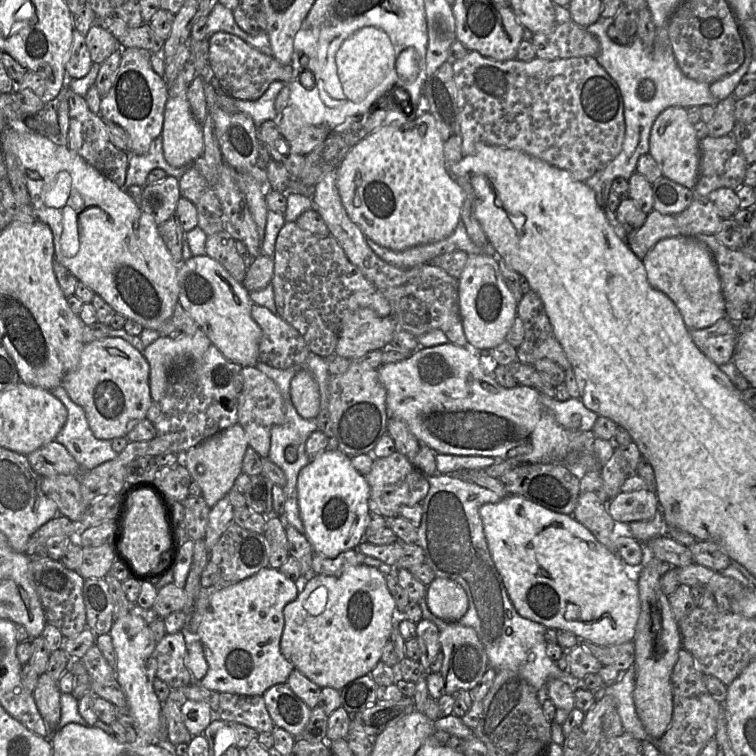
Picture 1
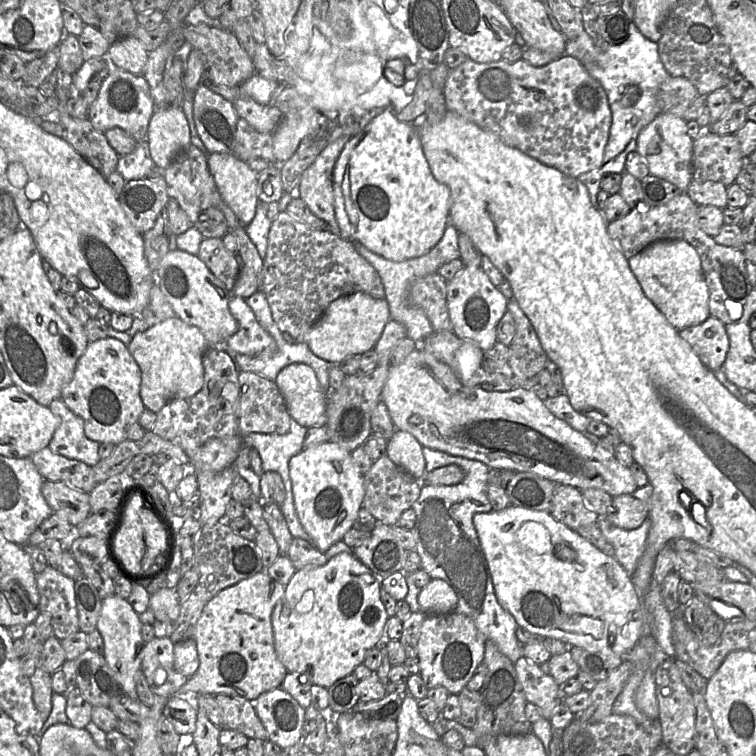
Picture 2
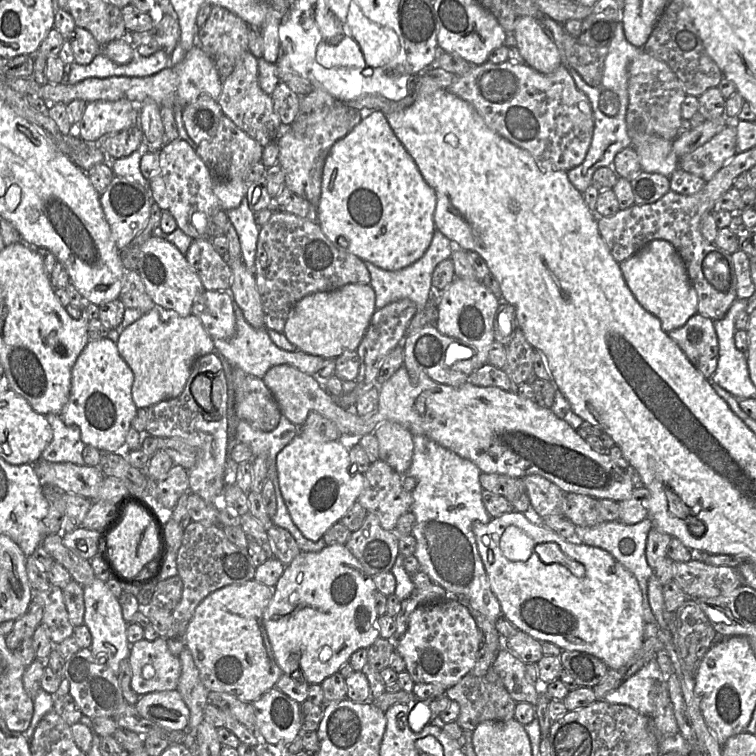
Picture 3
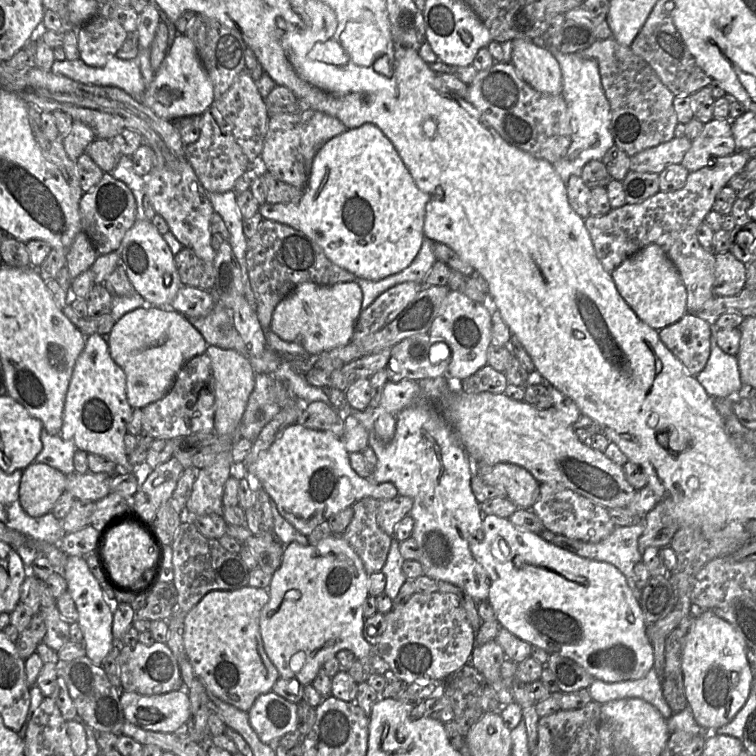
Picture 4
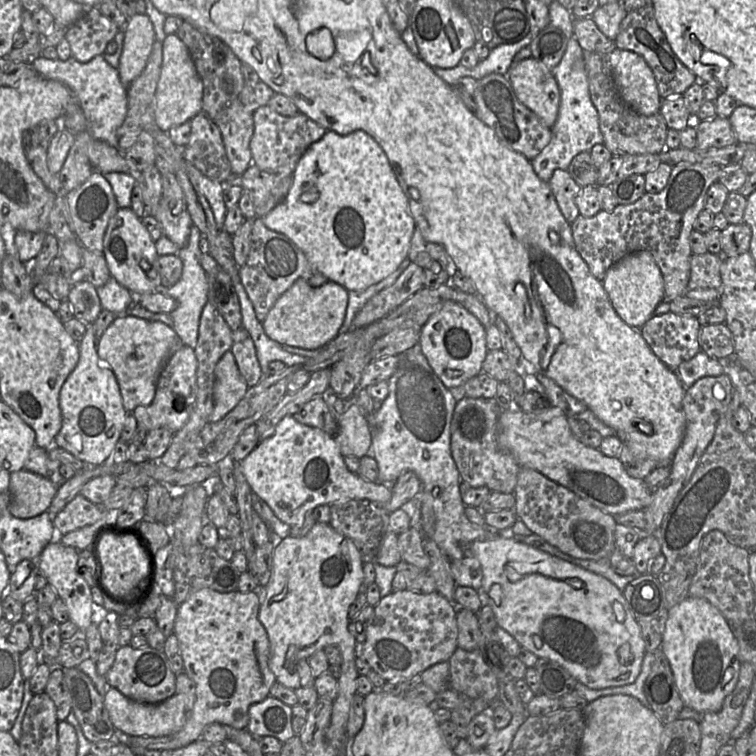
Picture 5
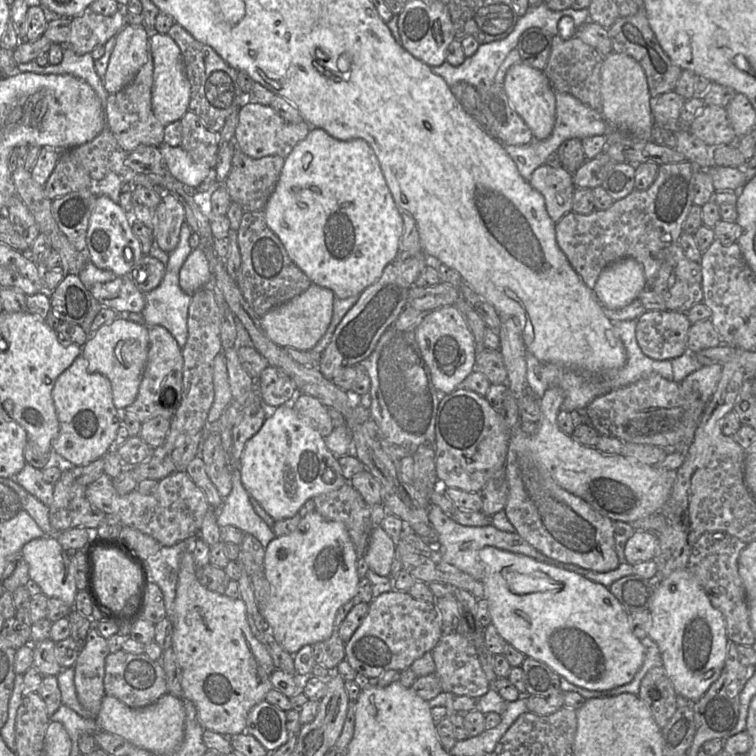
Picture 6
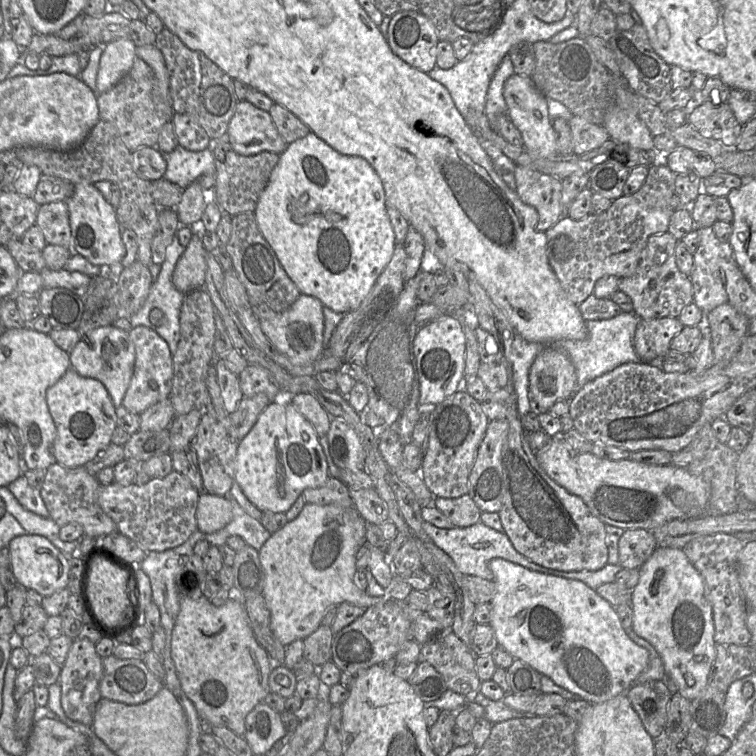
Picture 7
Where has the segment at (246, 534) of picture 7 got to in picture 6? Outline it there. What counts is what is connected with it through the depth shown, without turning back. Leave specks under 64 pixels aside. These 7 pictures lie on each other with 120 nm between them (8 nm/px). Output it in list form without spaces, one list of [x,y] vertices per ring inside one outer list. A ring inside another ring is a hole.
[[[235,460],[235,468],[232,477],[232,489],[229,495],[223,499],[223,503],[220,508],[214,508],[217,510],[217,523],[220,527],[226,525],[235,526],[244,533],[249,533],[256,537],[261,542],[261,544],[266,547],[276,536],[272,531],[272,528],[270,528],[254,511],[253,506],[249,501],[249,493],[243,486],[241,477],[239,477],[237,463],[238,461]]]

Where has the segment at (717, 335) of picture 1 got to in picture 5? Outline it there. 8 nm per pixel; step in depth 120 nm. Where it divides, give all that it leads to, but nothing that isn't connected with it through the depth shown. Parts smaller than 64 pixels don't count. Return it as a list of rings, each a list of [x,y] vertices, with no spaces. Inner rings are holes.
[[[668,311],[654,314],[639,330],[653,353],[676,372],[681,363],[692,359],[701,351],[698,340],[700,328],[697,317]]]

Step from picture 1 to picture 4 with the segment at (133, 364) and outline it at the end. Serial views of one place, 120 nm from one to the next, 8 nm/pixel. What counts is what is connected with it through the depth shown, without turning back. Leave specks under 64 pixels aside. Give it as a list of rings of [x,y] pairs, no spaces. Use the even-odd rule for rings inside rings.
[[[99,334],[87,336],[66,393],[61,437],[73,441],[77,450],[97,454],[114,462],[117,472],[131,472],[133,466],[125,453],[124,437],[132,412],[133,408],[127,401],[125,372],[112,359],[106,337]]]

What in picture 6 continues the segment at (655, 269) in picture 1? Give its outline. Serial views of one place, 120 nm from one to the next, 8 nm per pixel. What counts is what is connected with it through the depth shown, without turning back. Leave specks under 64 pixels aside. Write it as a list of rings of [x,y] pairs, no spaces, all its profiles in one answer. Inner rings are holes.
[[[626,257],[608,265],[593,288],[598,301],[608,309],[621,309],[637,300],[646,288],[643,266]]]

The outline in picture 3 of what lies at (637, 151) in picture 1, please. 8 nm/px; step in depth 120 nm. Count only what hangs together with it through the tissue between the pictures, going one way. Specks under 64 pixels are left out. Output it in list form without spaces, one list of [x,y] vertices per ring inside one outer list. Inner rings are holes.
[[[618,24],[615,36],[608,46],[604,61],[603,77],[599,85],[591,86],[573,69],[568,68],[576,86],[589,99],[593,111],[594,129],[591,143],[584,161],[566,172],[568,180],[581,194],[591,185],[594,172],[600,167],[613,169],[613,160],[618,152],[631,146],[631,137],[626,125],[628,106],[628,68],[632,60],[642,51],[625,37],[623,26]]]

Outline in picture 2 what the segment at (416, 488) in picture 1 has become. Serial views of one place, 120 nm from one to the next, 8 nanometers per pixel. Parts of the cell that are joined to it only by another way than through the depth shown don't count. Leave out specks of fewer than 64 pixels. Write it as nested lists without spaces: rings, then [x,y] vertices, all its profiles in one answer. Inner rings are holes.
[[[386,454],[374,461],[363,477],[365,495],[361,507],[368,510],[376,520],[389,526],[395,525],[401,514],[412,507],[423,487],[418,479],[394,464]]]

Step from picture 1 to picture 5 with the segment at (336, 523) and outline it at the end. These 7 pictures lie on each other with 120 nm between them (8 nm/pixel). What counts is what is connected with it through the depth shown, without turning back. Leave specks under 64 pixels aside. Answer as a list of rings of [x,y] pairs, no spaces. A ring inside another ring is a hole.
[[[285,416],[273,434],[261,440],[238,462],[252,492],[264,500],[275,515],[292,526],[302,524],[306,514],[319,505],[366,499],[380,505],[391,499],[391,486],[370,482],[348,470],[334,436]]]

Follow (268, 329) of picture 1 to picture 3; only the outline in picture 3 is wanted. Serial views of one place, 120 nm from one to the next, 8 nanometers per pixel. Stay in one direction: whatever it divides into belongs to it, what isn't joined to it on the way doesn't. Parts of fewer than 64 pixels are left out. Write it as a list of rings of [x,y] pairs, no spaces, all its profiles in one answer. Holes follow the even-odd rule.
[[[203,291],[194,300],[192,315],[198,317],[213,339],[230,339],[236,332],[236,319],[234,314],[234,300],[226,291]]]

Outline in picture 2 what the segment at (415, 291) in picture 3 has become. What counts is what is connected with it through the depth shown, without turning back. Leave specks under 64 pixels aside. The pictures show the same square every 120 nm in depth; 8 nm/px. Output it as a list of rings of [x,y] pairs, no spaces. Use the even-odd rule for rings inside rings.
[[[448,224],[441,240],[430,251],[422,256],[404,261],[386,259],[368,250],[361,243],[354,242],[358,252],[372,265],[382,280],[391,319],[403,324],[407,330],[407,337],[415,342],[423,342],[434,332],[434,329],[423,310],[409,301],[410,287],[415,280],[437,272],[444,263],[460,258],[458,236],[459,231],[453,225]]]

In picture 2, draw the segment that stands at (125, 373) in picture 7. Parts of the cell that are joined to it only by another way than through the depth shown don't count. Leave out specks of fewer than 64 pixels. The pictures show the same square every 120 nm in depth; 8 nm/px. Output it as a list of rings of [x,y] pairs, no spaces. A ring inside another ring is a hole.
[[[177,316],[133,335],[128,350],[141,369],[140,397],[145,408],[157,413],[168,401],[199,392],[204,383],[203,355],[210,347],[198,327]]]

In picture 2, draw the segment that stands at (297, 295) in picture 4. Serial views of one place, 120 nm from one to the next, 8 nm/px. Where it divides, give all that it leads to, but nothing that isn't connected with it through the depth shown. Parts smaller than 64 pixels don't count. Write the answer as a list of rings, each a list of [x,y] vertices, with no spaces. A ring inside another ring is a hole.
[[[364,292],[344,295],[330,303],[306,335],[305,343],[317,357],[339,364],[348,357],[372,350],[390,319],[386,299],[375,299]]]

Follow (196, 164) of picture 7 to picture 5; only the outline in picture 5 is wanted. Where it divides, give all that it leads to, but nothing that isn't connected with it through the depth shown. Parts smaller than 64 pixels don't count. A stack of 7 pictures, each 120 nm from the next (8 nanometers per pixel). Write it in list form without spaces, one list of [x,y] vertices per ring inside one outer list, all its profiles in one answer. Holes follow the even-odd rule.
[[[188,162],[187,173],[194,188],[198,188],[208,200],[216,225],[219,229],[222,229],[228,211],[224,201],[224,185],[204,176],[195,166]]]

